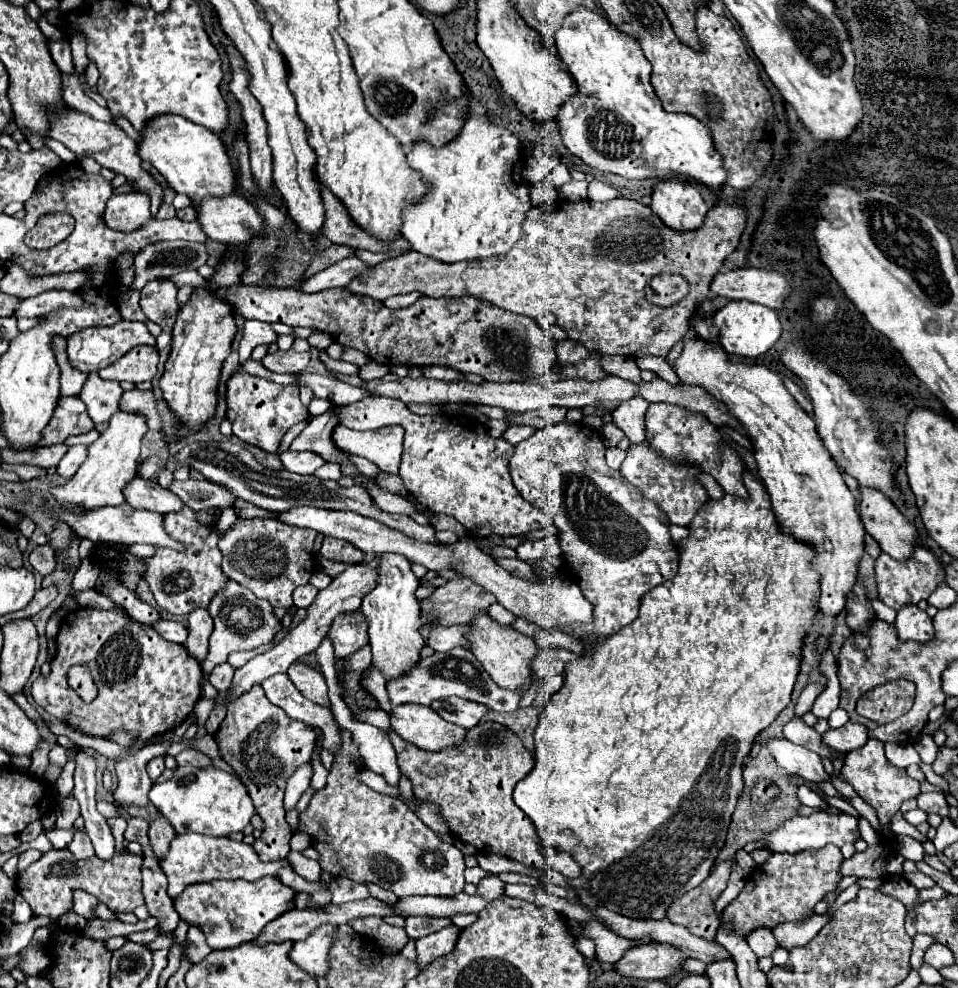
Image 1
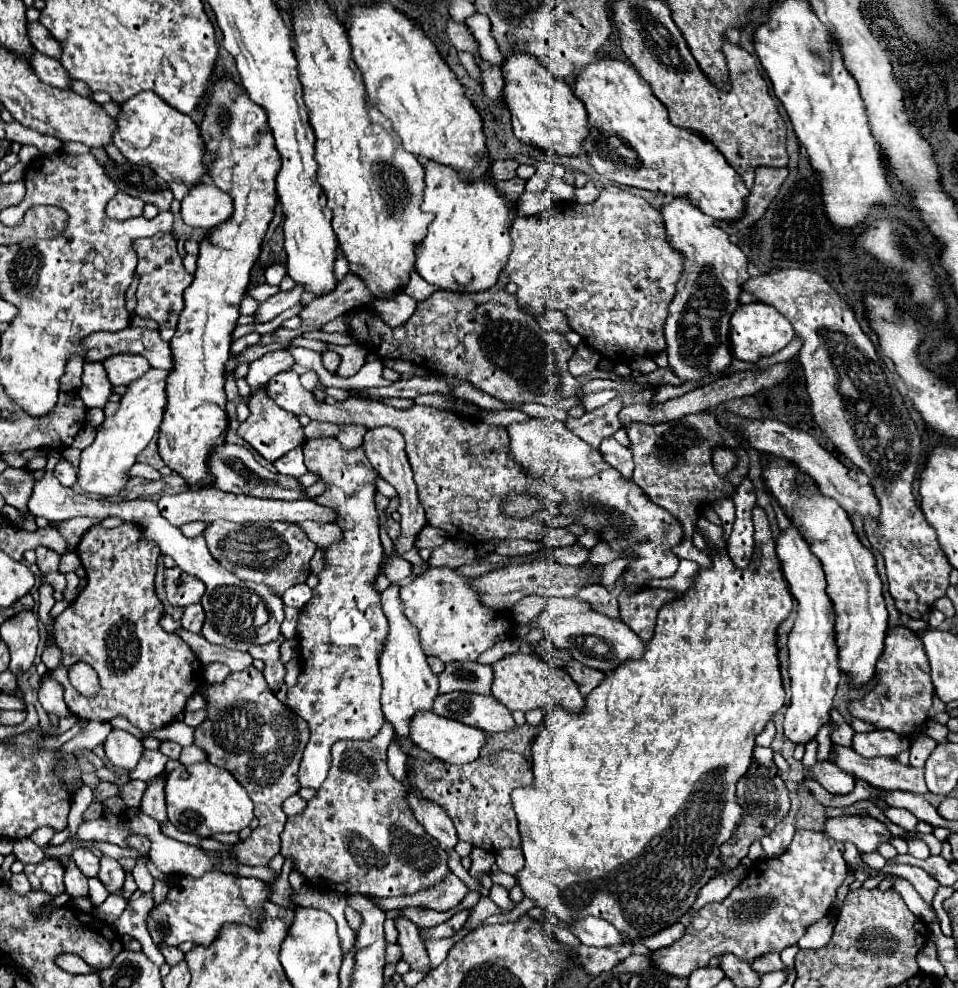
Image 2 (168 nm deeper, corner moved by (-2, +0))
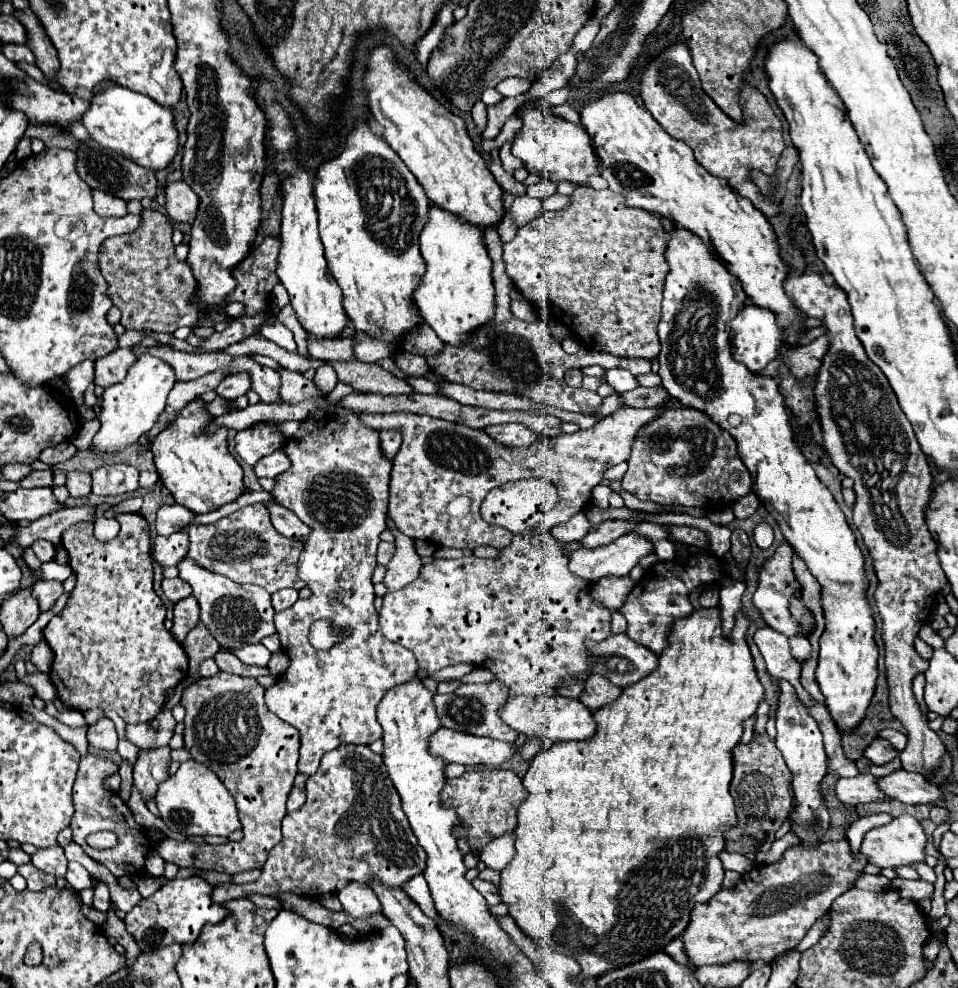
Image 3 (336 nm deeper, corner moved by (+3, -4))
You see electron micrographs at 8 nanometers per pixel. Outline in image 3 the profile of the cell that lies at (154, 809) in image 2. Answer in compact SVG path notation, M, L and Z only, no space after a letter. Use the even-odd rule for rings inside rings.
M169 746L157 750L139 750L137 762L133 764L133 780L145 800L153 798L157 786L169 778L169 764L171 764L169 752L171 752Z

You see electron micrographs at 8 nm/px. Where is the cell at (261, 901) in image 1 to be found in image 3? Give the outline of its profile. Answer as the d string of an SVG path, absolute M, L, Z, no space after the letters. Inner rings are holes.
M191 876L191 878L175 878L167 884L163 884L161 890L157 890L153 896L143 898L127 916L125 916L125 926L127 932L133 934L141 950L155 950L159 946L169 946L169 944L193 944L205 924L217 924L221 922L229 912L215 904L211 900L211 890L205 880Z

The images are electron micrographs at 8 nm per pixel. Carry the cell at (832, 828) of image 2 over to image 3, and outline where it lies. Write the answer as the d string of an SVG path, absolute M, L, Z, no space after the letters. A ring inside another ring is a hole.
M903 814L889 824L871 828L863 838L861 852L879 868L897 868L925 862L925 846L927 836L921 824L913 816Z

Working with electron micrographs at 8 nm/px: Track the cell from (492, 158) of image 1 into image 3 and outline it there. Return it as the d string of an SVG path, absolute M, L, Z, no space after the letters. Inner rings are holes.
M431 206L429 224L423 228L419 246L427 272L415 292L415 304L423 320L445 344L465 344L471 330L483 326L495 316L495 288L491 276L491 258L487 256L483 230L457 220L445 210Z

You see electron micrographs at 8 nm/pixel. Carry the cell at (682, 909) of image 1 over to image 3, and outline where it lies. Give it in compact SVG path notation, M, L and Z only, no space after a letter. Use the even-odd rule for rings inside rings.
M755 734L749 744L737 744L733 748L733 780L731 780L731 796L735 798L737 808L737 826L725 832L725 850L727 852L767 852L773 844L773 836L779 826L787 820L793 808L789 784L791 784L789 768L781 758L781 752L775 746L775 740L763 734Z

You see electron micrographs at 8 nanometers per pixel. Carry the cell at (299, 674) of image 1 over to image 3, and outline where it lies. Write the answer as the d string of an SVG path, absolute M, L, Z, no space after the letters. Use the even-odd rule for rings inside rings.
M345 744L337 750L327 752L321 758L317 774L307 780L307 802L299 810L289 812L283 818L281 832L283 838L269 852L259 880L243 886L217 884L212 893L214 902L223 904L249 892L257 892L263 896L275 892L293 892L299 896L319 898L321 894L343 888L351 880L369 884L371 878L377 878L381 880L381 884L393 888L403 886L403 882L407 882L411 876L425 870L425 850L419 846L409 822L405 820L405 814L401 812L401 800L397 798L397 790L393 790L393 782L389 782L389 774L385 774L385 764L381 762L381 756L373 754L369 746Z

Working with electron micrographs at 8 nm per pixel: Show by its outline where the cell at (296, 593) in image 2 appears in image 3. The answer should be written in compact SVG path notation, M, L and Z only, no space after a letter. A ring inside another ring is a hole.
M287 588L287 590L275 592L275 594L271 596L271 604L273 604L275 612L281 612L281 610L285 610L285 608L291 608L297 598L299 598L299 596L297 596L297 590Z

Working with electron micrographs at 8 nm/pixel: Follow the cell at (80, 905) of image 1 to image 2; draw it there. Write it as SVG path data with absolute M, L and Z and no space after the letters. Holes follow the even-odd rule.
M60 858L60 860L66 868L64 884L66 884L66 892L70 894L70 898L86 898L88 896L88 878L78 870L78 866L74 866L74 862L70 858Z

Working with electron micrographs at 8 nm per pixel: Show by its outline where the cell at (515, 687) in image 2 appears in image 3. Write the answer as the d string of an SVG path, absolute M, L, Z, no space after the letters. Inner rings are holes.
M551 696L551 698L509 698L505 706L501 708L499 716L505 720L507 726L511 726L515 732L525 736L537 736L547 738L551 742L569 742L569 740L589 740L597 724L593 720L591 710L581 704L579 700L569 700L563 696Z

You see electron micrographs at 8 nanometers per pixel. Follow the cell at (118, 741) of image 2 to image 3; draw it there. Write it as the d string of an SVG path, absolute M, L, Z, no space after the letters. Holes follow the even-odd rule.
M99 718L87 728L87 740L95 748L113 752L117 748L117 730L109 718Z

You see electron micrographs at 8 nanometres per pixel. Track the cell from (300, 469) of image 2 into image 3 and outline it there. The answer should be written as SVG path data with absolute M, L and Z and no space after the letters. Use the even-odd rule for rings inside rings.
M275 450L273 454L261 458L261 460L253 466L253 470L255 470L255 476L257 476L257 478L261 478L261 476L265 476L265 478L275 478L275 476L283 474L285 470L289 470L289 466L291 466L291 462L289 462L287 454L285 454L283 450Z

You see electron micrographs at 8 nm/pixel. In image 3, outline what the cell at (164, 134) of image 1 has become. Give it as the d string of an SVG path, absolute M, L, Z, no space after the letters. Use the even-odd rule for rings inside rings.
M109 86L93 94L89 110L83 114L81 122L89 136L101 146L111 148L155 172L167 168L177 152L177 130L171 110L153 102L149 96L135 94L123 86Z

